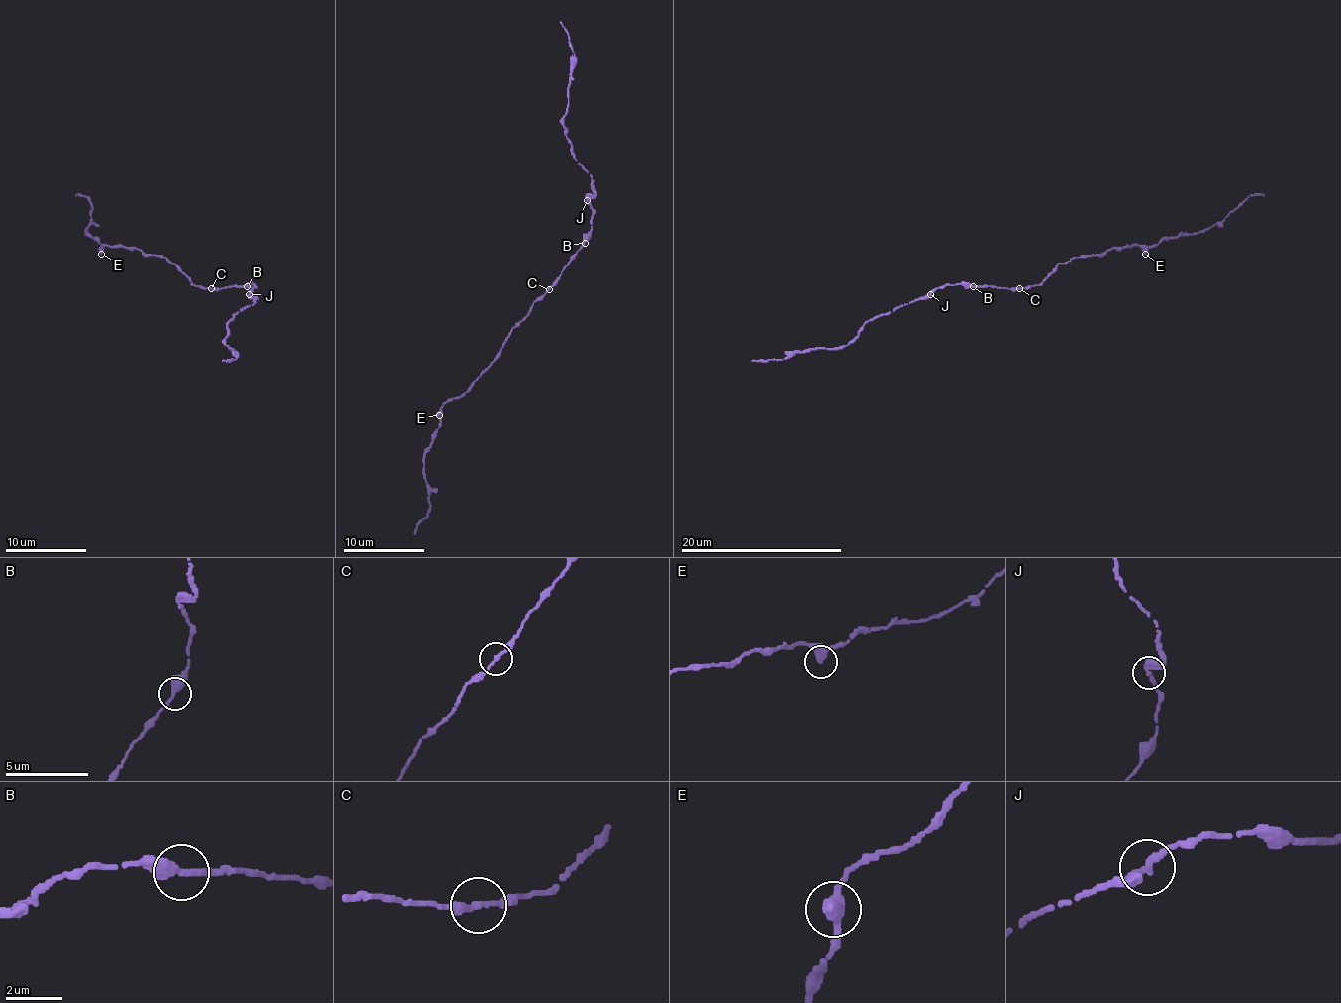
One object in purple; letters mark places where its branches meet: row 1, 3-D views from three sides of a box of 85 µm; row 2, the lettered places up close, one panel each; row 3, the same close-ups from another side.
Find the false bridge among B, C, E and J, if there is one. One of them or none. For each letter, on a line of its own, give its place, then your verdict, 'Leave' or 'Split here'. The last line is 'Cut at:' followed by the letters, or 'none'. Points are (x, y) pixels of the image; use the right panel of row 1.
B: Place: (973, 286). Leave
C: Place: (1019, 288). Leave
E: Place: (1145, 254). Leave
J: Place: (930, 294). Leave
Cut at: none

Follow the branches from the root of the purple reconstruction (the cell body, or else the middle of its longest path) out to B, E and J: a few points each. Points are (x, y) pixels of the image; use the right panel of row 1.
B: (1019, 288), (973, 286)
E: (1019, 288), (1039, 284), (1060, 264), (1074, 258), (1102, 256), (1112, 248), (1126, 246), (1139, 246), (1145, 254)
J: (1019, 288), (946, 284), (938, 286), (930, 294)

